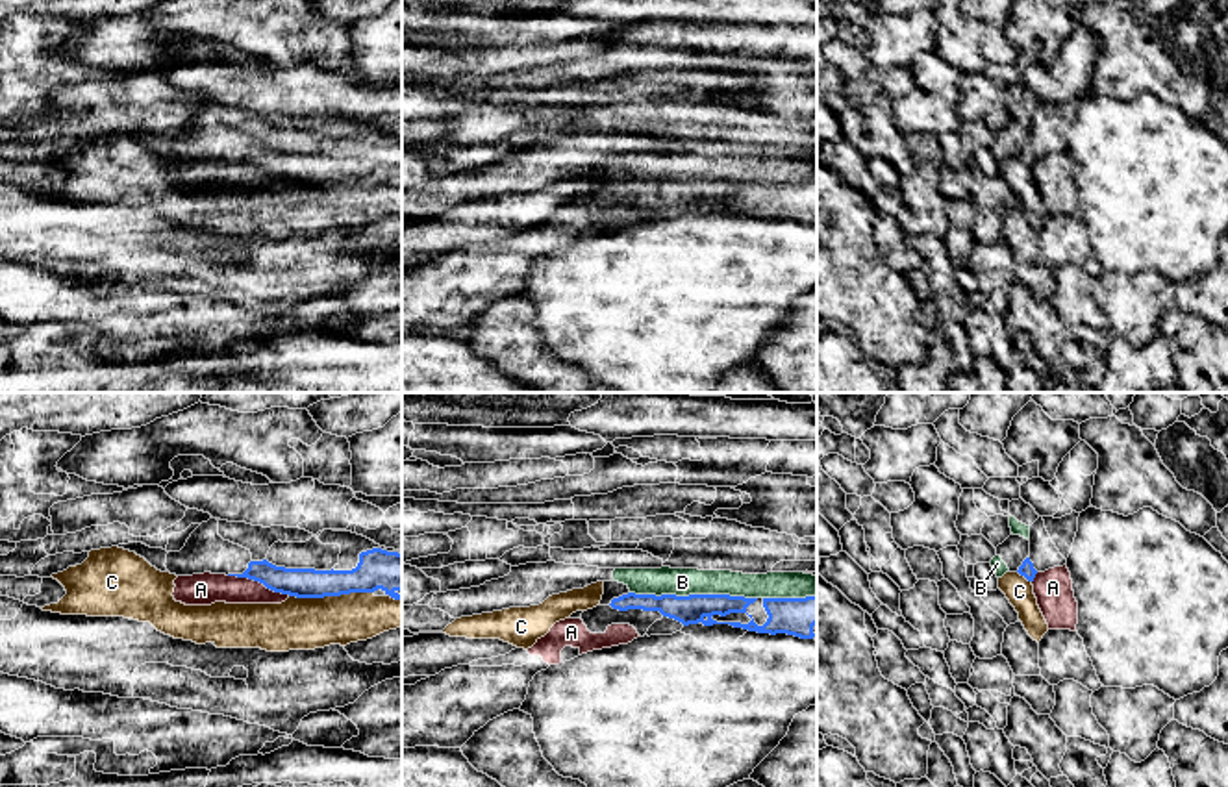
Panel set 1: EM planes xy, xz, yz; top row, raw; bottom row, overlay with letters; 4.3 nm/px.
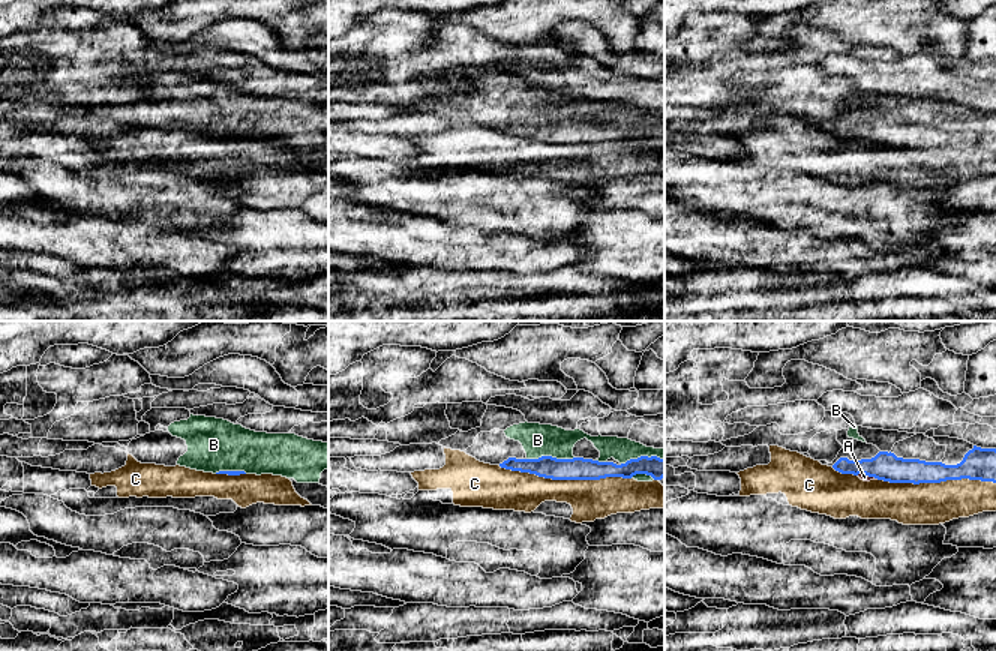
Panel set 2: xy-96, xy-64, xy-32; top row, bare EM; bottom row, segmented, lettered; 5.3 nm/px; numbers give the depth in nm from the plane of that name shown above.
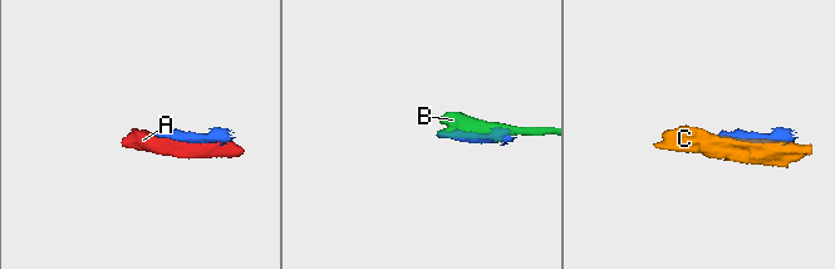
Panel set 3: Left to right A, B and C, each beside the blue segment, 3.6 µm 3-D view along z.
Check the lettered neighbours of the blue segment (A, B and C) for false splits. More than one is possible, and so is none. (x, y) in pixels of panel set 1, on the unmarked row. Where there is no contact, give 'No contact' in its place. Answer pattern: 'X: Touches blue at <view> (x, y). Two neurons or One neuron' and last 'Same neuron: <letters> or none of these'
A: Touches blue at xy (260, 167). Two neurons
B: Touches blue at xz (693, 180). Two neurons
C: Touches blue at xy (330, 180). Two neurons
Same neuron: none of these

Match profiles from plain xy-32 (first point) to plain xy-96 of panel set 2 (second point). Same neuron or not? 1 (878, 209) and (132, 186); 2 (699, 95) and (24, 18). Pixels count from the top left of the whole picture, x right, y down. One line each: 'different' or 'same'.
1: same
2: different

